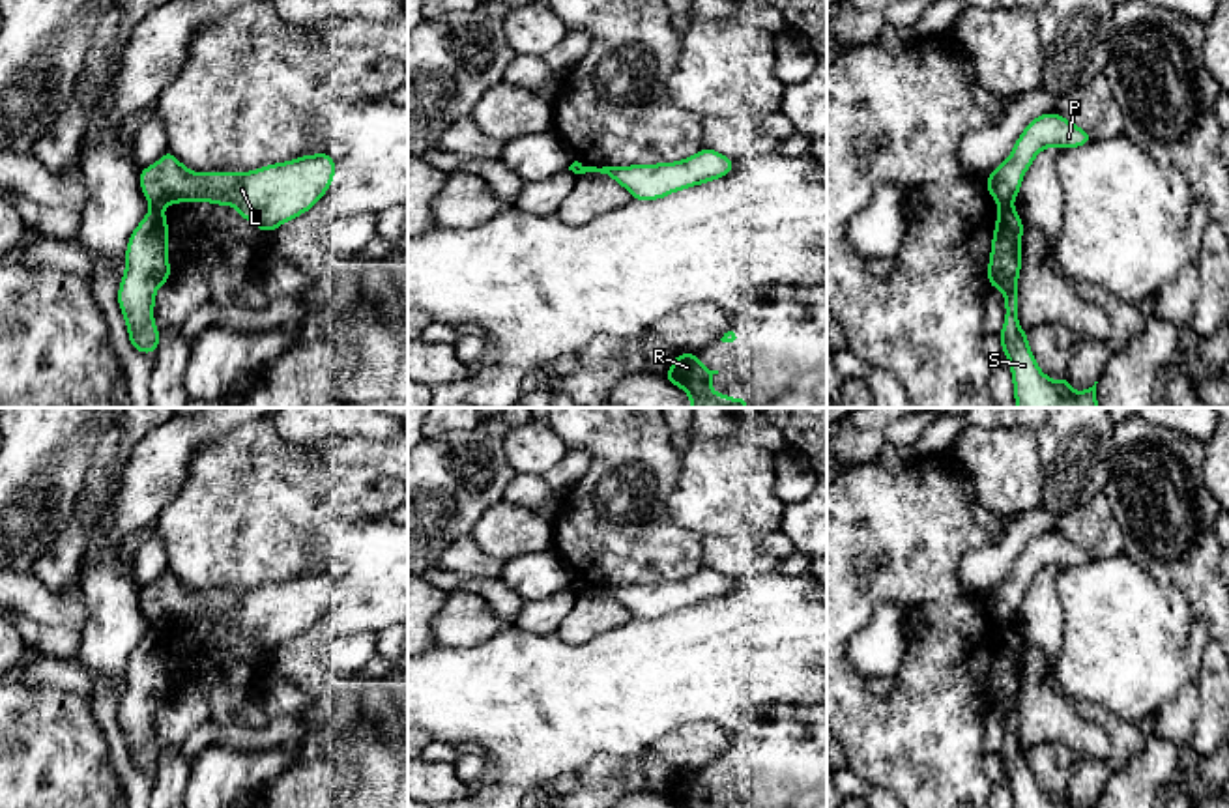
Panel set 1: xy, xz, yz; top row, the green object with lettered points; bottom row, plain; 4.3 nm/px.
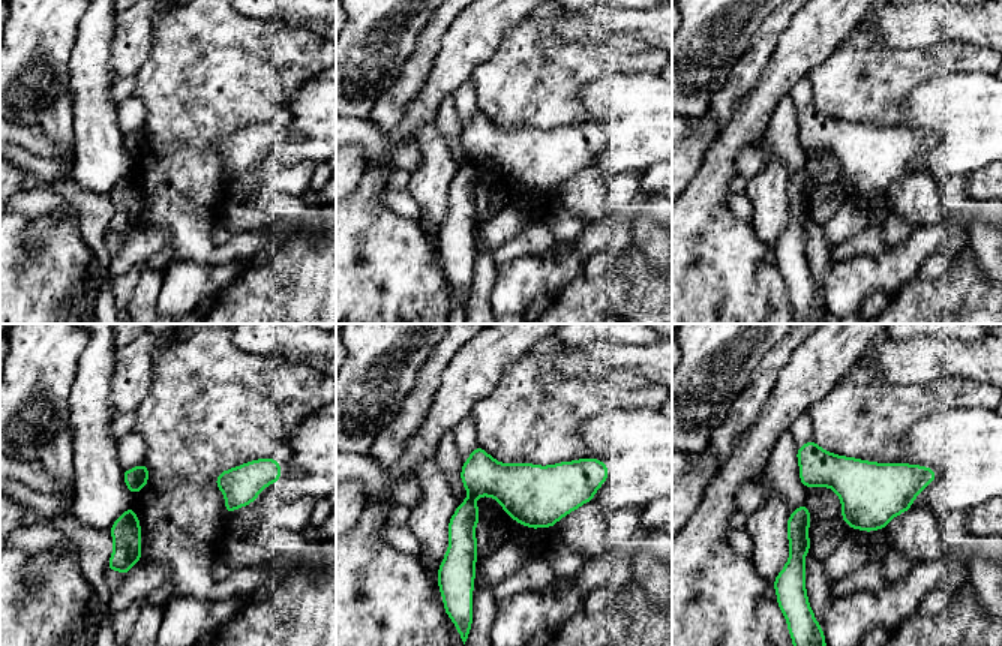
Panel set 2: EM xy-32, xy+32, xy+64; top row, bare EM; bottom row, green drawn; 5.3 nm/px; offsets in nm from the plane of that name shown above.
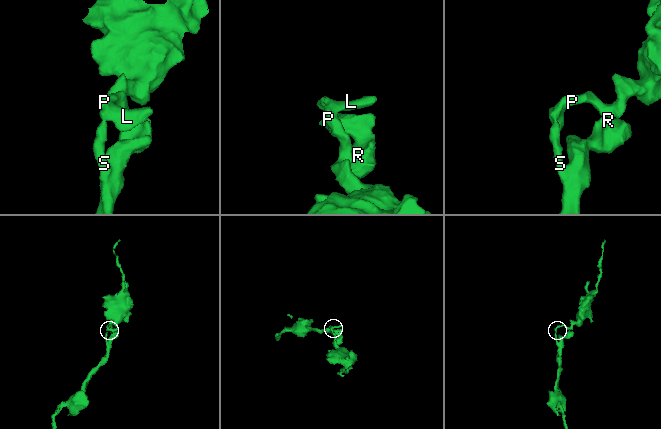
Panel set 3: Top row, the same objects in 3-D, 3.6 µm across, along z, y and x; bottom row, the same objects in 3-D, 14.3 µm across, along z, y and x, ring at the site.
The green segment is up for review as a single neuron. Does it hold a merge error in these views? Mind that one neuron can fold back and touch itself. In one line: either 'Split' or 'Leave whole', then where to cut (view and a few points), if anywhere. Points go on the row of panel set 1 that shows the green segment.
Split. Split along xy (152, 204), (161, 208)

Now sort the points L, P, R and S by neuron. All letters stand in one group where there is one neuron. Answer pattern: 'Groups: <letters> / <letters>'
Groups: L P / R S

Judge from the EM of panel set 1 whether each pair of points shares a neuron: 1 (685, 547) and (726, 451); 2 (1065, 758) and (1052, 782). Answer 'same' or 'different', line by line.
1: different
2: same

